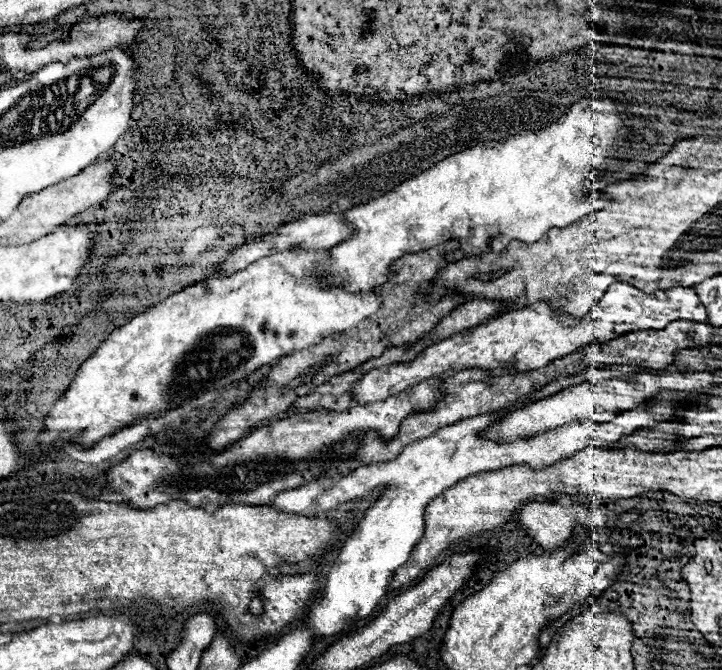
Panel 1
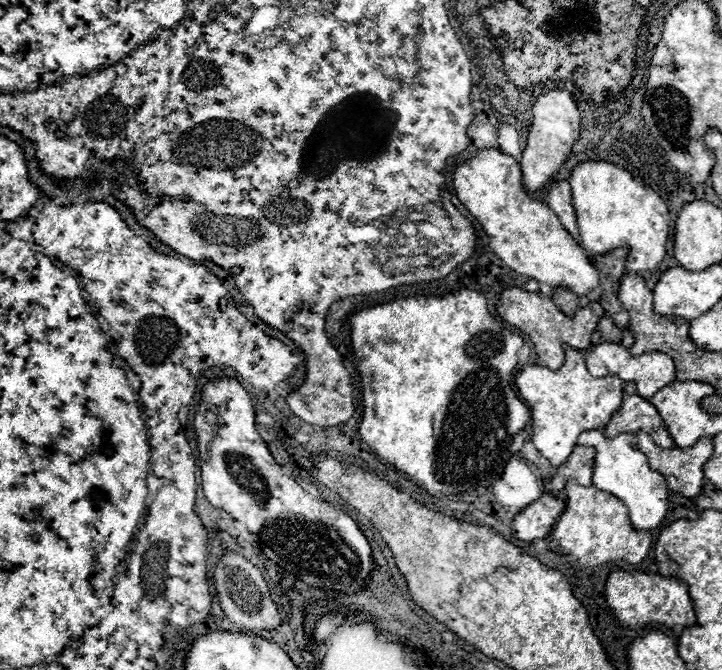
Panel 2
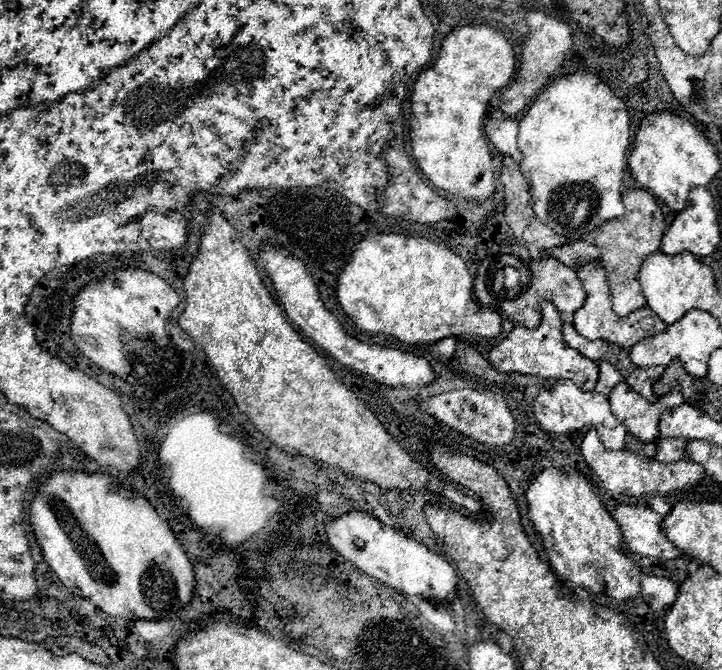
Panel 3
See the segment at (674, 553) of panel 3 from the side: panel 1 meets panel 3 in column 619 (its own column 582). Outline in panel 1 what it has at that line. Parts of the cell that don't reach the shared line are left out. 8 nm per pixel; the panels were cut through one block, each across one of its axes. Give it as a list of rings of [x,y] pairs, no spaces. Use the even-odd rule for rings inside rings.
[[[530,502],[518,510],[518,528],[542,548],[560,548],[572,534],[574,522],[590,528],[590,512],[584,506],[558,506],[550,502]]]

